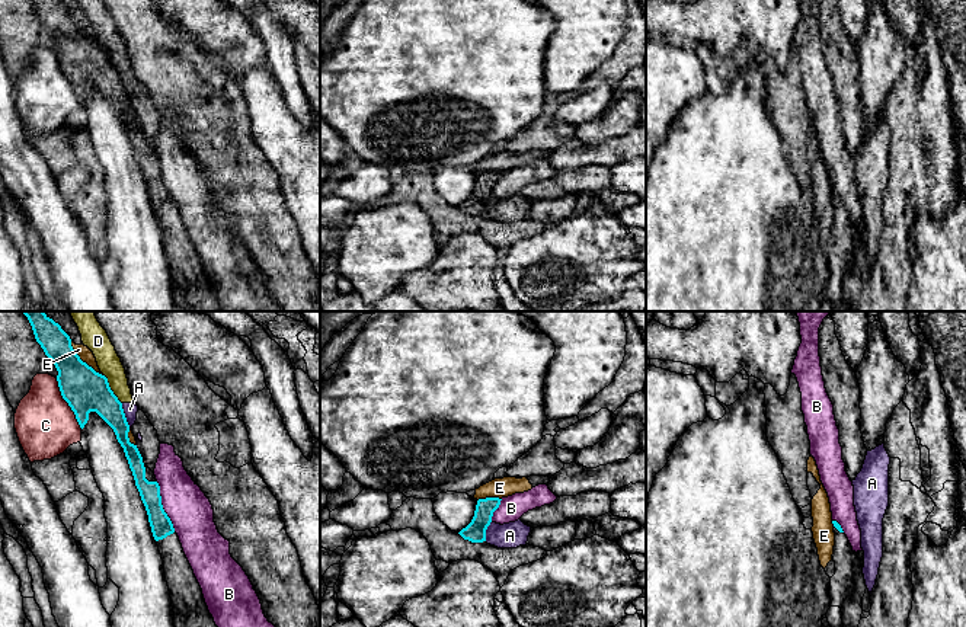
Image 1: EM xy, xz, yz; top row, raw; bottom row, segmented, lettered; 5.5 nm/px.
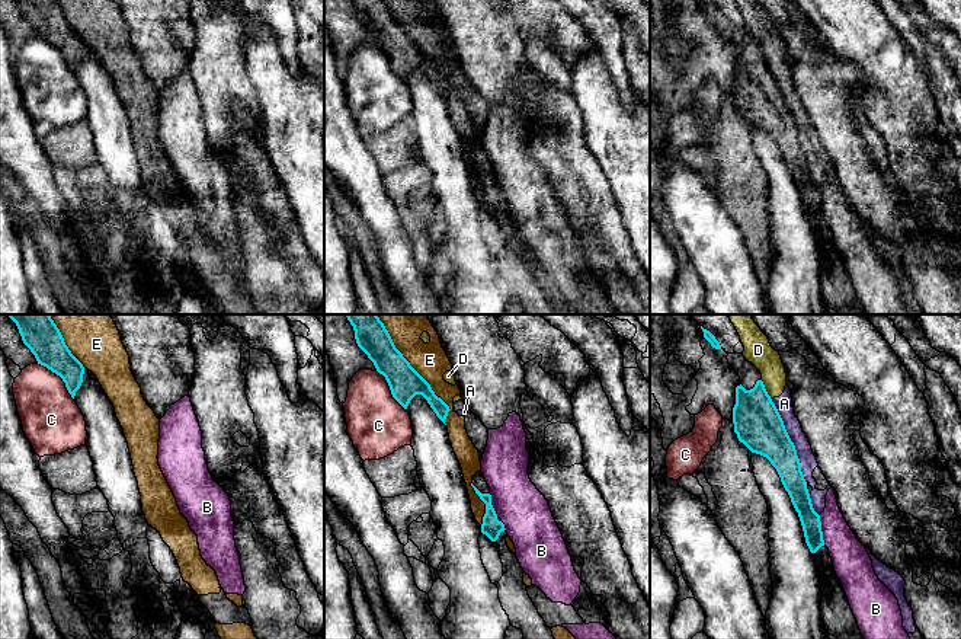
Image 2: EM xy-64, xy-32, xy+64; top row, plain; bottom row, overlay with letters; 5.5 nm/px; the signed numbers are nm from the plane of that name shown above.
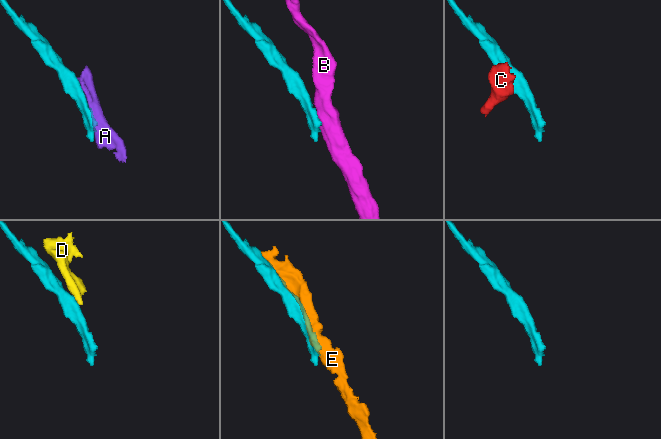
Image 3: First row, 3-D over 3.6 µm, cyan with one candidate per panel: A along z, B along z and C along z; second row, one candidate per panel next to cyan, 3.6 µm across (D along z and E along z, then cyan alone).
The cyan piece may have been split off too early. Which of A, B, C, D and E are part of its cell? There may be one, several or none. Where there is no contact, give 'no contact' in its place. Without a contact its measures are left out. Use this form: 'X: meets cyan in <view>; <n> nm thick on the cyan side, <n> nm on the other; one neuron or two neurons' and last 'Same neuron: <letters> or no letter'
A: meets cyan in xy; 240 nm thick on the cyan side, 80 nm on the other; two neurons
B: meets cyan in xy; 120 nm thick on the cyan side, 240 nm on the other; two neurons
C: meets cyan in xy; 240 nm thick on the cyan side, 340 nm on the other; two neurons
D: meets cyan in xy; 240 nm thick on the cyan side, 130 nm on the other; two neurons
E: meets cyan in xy; 240 nm thick on the cyan side, 80 nm on the other; two neurons
Same neuron: no letter

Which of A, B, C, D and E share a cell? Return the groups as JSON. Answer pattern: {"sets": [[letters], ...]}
{"sets": [["A", "D"], ["B"], ["C"], ["E"]]}

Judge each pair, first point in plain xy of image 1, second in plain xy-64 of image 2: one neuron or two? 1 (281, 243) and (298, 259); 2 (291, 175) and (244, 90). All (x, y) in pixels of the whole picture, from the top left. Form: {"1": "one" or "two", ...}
{"1": "one", "2": "two"}

